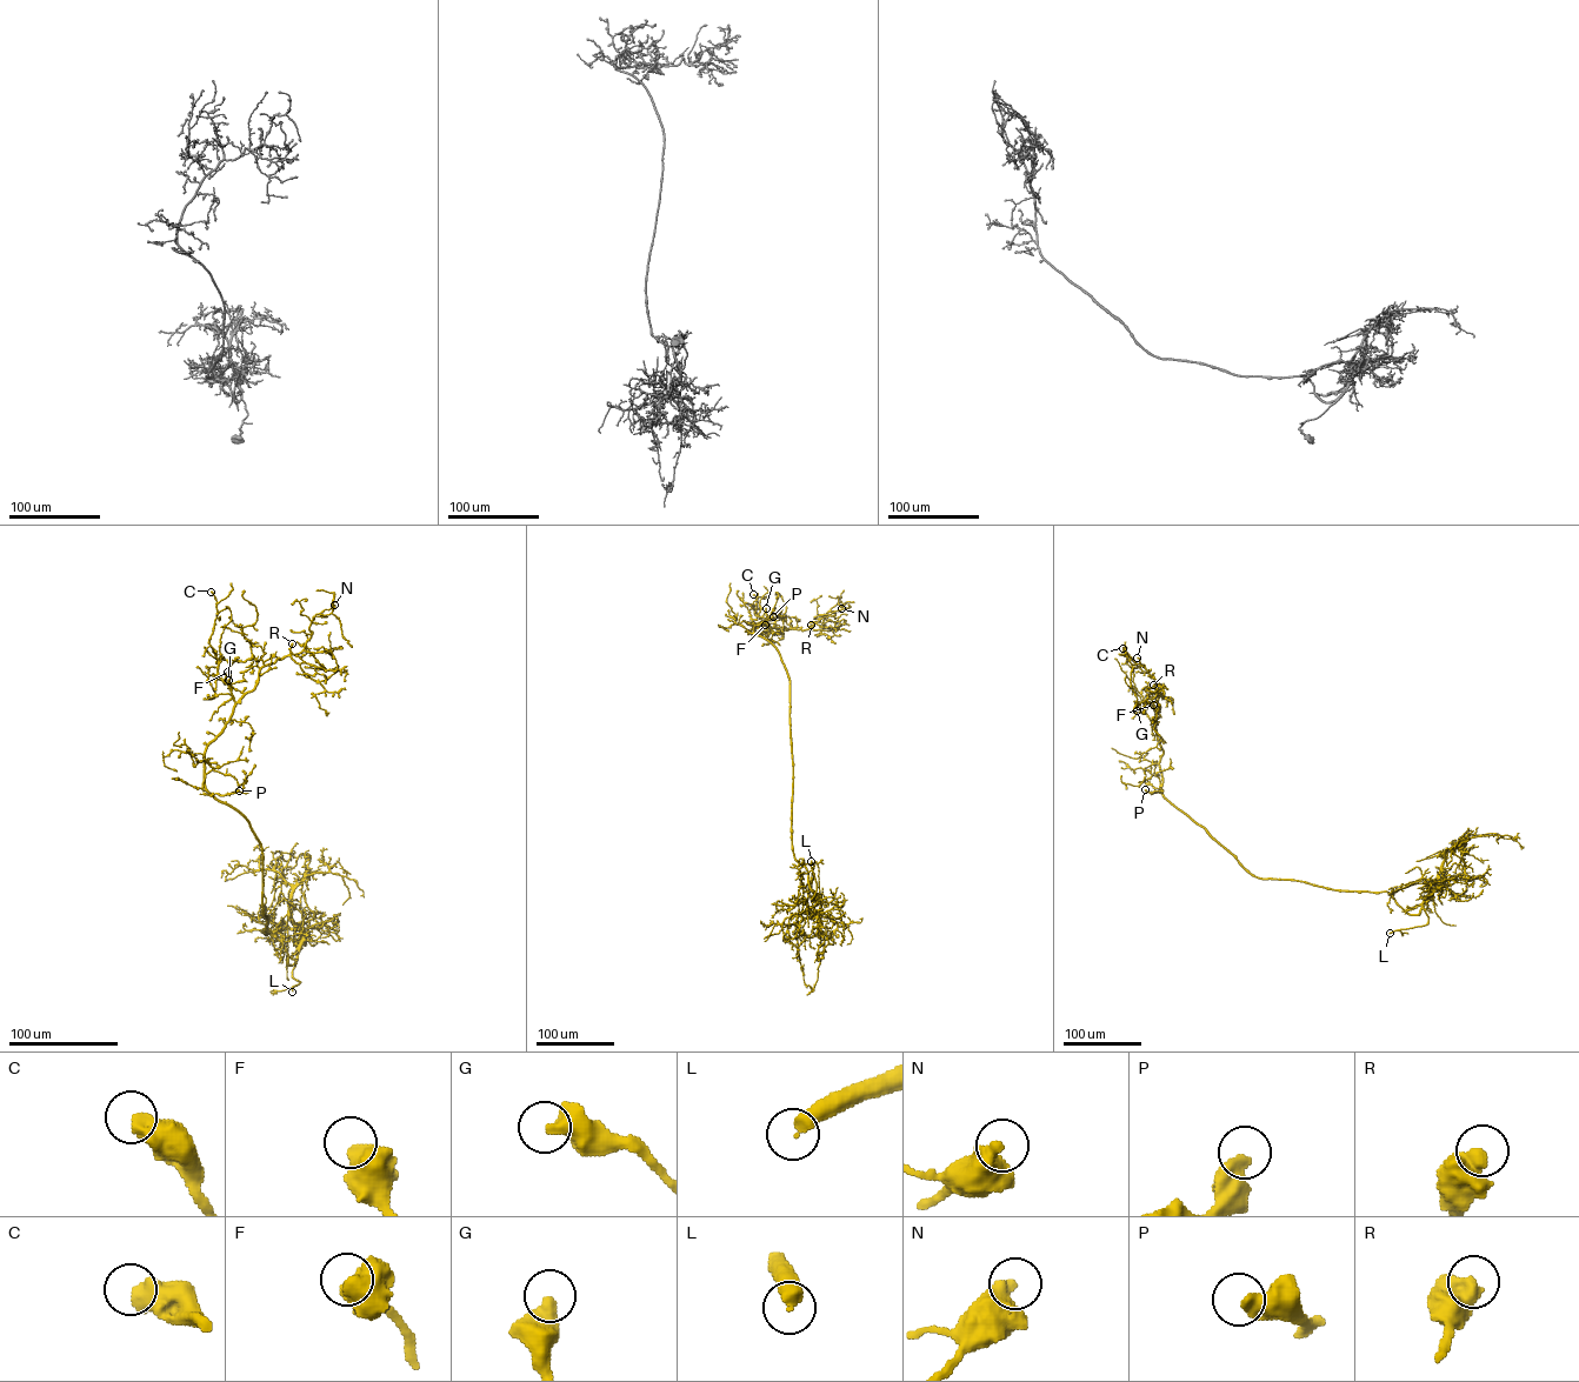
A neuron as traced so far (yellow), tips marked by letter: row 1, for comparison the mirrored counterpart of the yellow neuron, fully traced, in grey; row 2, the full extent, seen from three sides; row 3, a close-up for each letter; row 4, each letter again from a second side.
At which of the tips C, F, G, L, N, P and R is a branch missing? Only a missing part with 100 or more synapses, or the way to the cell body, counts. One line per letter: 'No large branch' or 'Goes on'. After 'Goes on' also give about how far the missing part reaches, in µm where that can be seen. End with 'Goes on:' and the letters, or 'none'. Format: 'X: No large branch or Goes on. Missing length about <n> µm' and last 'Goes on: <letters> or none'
C: No large branch
F: No large branch
G: No large branch
L: Goes on. Missing length about 20 µm
N: No large branch
P: No large branch
R: No large branch
Goes on: L

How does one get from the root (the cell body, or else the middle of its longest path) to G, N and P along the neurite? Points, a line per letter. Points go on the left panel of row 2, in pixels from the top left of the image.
G: (262, 899), (261, 845), (246, 819), (217, 800), (205, 781), (206, 747), (224, 727), (235, 703), (228, 680)
N: (262, 899), (261, 845), (246, 819), (205, 787), (205, 754), (261, 668), (299, 653), (313, 618), (334, 605)
P: (262, 899), (261, 845), (246, 819), (211, 794), (224, 795), (239, 790)

